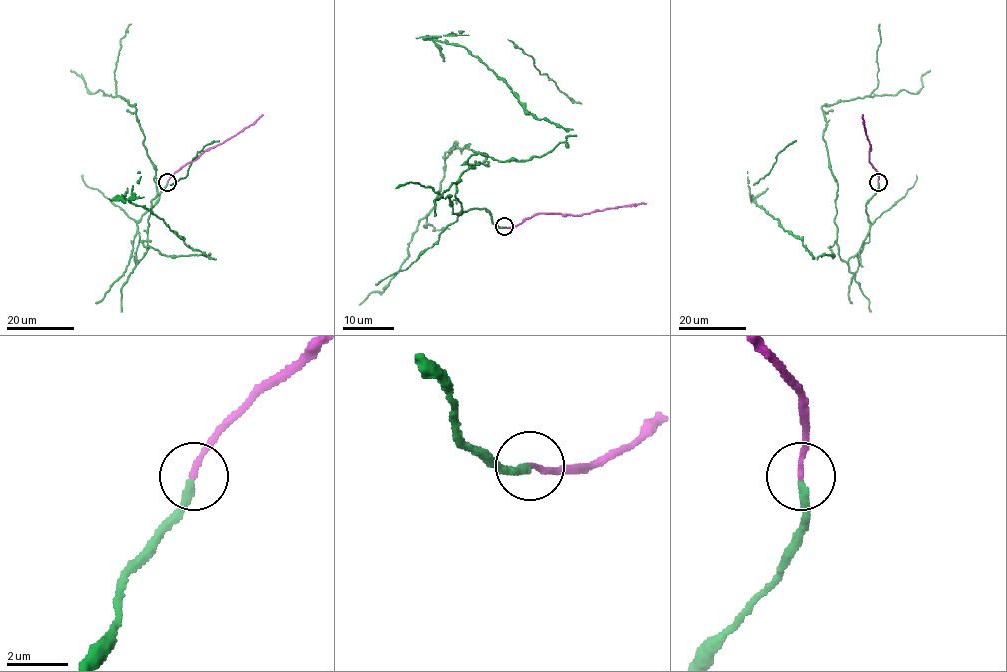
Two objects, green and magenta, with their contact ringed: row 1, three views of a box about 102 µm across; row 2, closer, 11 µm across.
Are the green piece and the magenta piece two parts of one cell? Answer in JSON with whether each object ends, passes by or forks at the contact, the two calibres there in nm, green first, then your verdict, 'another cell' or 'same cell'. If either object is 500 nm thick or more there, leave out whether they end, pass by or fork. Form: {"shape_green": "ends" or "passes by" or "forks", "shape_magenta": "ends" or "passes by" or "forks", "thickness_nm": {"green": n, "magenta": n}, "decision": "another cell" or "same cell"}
{"shape_green": "ends", "shape_magenta": "ends", "thickness_nm": {"green": 240, "magenta": 170}, "decision": "another cell"}

